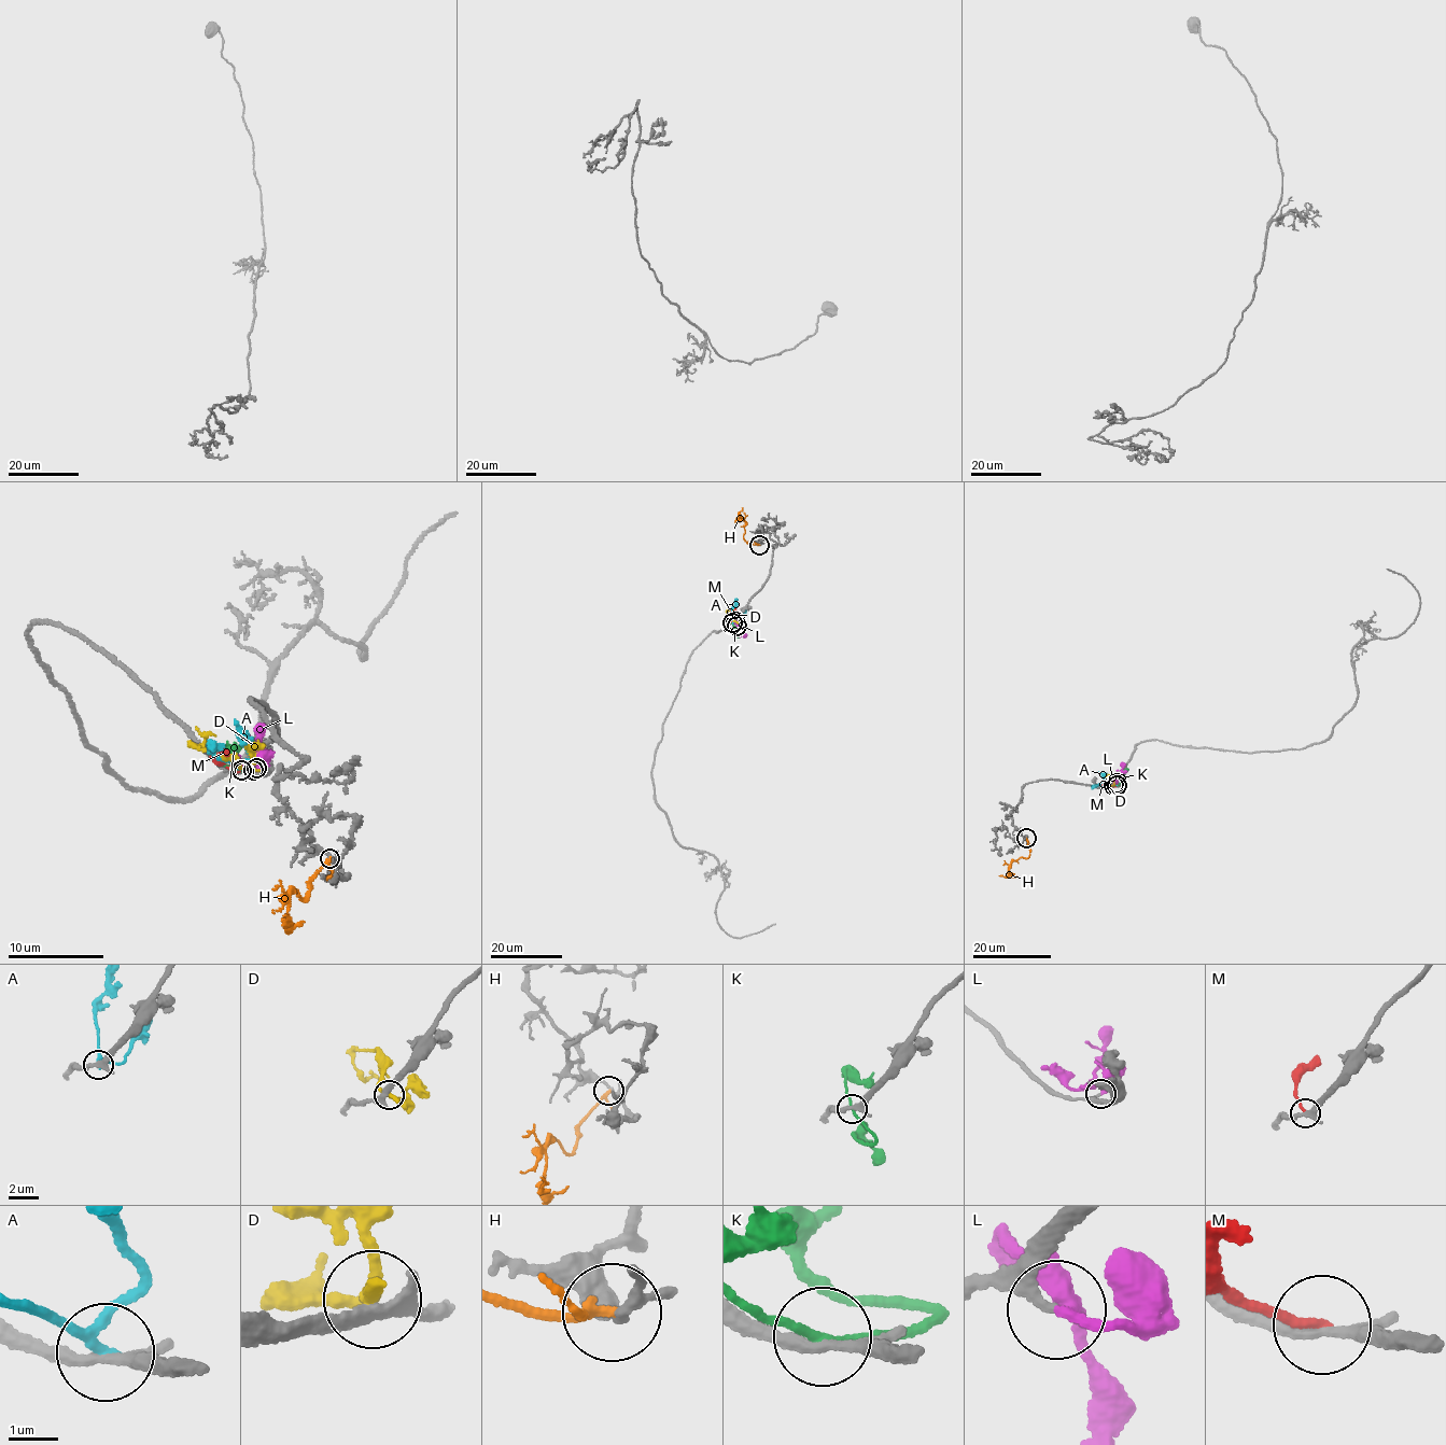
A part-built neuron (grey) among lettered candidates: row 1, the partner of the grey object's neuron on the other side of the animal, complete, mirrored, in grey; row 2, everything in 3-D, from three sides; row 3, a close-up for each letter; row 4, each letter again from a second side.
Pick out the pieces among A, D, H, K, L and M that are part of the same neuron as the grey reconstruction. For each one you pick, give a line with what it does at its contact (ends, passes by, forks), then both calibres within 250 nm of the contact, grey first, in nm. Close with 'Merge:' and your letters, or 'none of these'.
L: it forks | 200/200 nm
Merge: L

